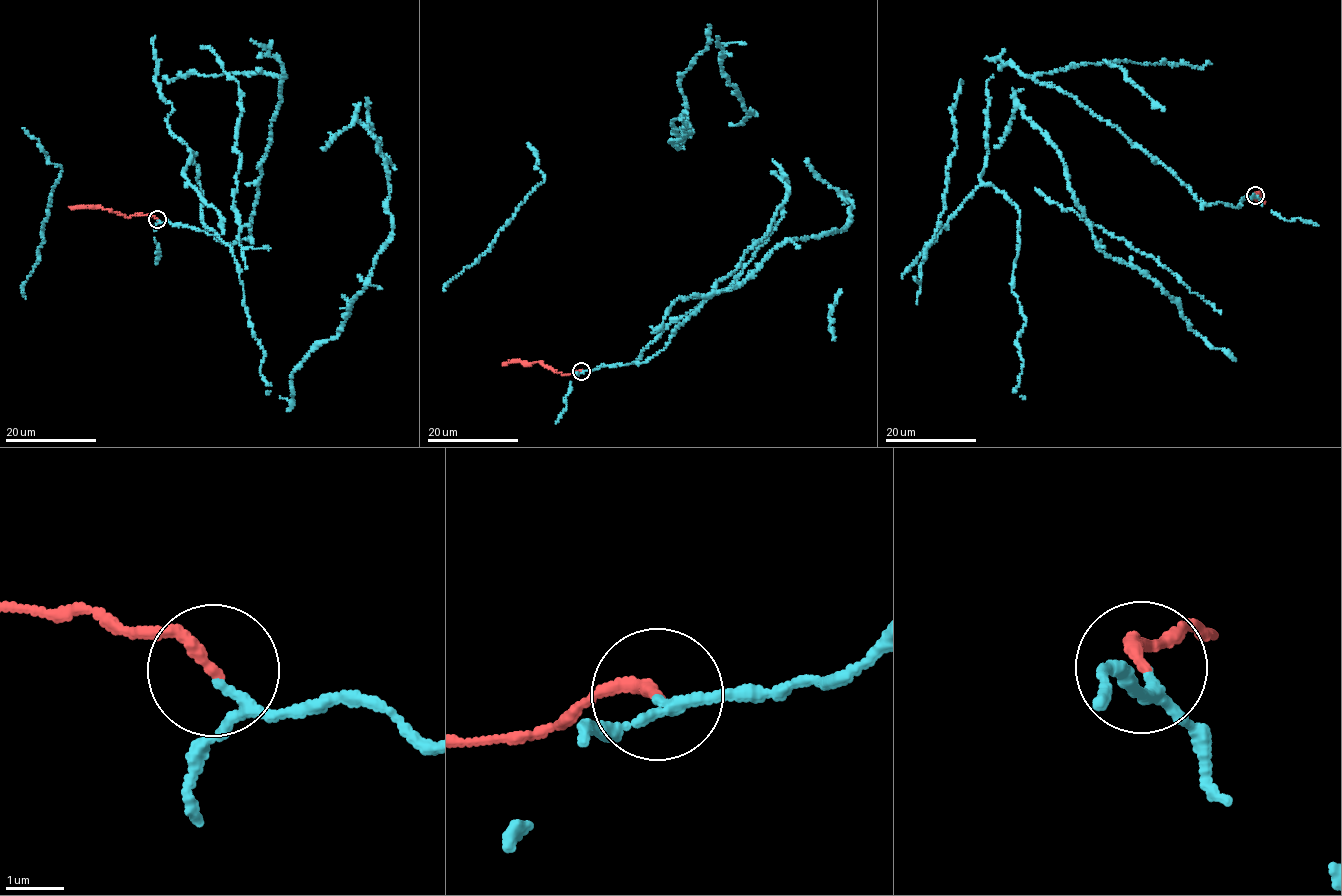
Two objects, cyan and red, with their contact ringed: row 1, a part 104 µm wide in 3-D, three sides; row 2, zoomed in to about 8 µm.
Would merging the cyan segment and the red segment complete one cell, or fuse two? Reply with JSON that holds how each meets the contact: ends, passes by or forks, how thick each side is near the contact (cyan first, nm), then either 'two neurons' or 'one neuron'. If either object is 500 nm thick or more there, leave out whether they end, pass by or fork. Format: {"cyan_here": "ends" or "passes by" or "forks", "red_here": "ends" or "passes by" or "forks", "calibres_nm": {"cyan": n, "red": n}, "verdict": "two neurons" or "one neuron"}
{"cyan_here": "passes by", "red_here": "ends", "calibres_nm": {"cyan": 130, "red": 200}, "verdict": "one neuron"}

